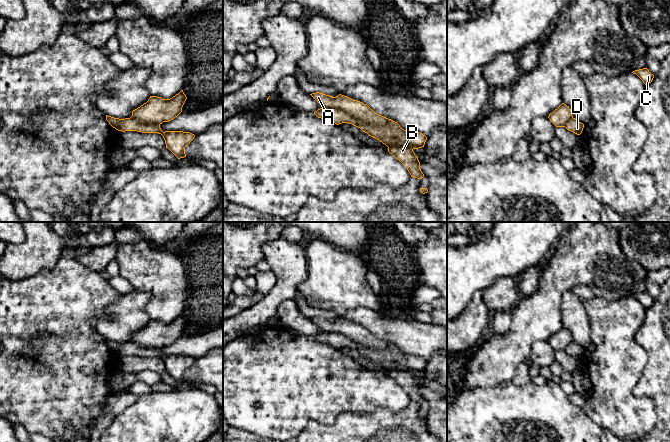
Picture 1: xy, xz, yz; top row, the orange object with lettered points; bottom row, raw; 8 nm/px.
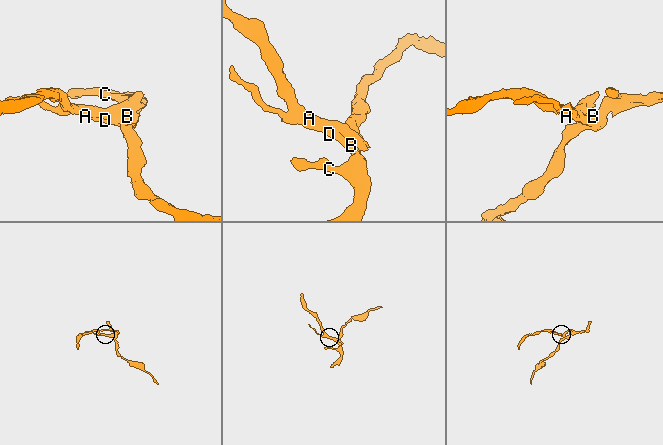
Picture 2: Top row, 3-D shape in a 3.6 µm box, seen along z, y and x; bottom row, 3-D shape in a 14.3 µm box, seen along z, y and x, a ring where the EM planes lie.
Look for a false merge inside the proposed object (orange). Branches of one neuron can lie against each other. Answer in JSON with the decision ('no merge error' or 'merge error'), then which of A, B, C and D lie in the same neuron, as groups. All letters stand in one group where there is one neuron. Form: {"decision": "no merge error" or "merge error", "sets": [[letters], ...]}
{"decision": "merge error", "sets": [["A"], ["B", "C", "D"]]}

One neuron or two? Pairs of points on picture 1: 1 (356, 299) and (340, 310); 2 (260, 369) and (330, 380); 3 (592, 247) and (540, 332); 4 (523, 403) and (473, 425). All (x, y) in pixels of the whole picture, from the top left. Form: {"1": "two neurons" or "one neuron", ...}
{"1": "one neuron", "2": "one neuron", "3": "one neuron", "4": "one neuron"}

